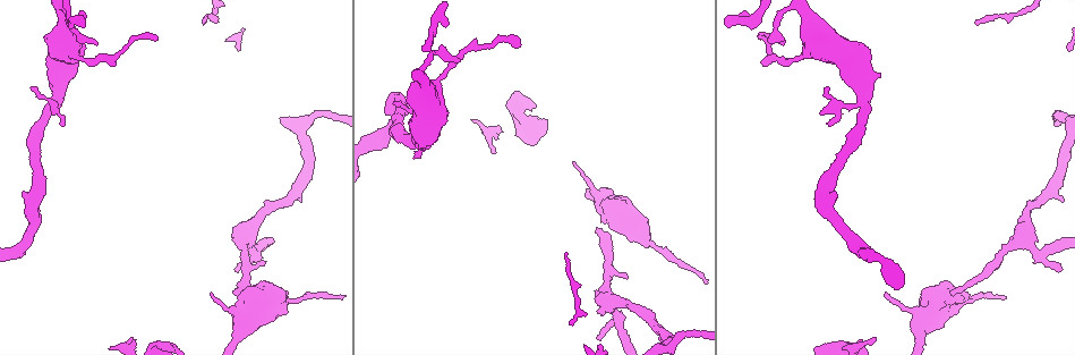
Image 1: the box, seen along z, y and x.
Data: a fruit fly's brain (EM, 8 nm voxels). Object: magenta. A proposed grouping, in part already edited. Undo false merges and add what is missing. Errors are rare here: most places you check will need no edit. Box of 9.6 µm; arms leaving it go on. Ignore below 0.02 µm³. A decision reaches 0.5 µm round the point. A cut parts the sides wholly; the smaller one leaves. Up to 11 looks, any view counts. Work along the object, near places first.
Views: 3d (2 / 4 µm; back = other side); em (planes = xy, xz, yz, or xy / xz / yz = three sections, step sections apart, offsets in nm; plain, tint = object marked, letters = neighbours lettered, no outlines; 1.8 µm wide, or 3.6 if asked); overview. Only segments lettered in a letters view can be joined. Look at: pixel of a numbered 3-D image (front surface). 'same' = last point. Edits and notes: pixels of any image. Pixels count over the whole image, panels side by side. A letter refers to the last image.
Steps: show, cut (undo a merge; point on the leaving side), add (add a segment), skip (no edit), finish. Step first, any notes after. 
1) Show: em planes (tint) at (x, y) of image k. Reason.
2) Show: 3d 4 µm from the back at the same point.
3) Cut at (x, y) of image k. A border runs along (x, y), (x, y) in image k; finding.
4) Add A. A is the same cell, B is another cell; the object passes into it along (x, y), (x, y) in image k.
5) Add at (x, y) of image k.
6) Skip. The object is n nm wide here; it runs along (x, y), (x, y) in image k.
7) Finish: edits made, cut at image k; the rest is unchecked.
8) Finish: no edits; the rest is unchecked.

Show: 3d 4 µm at (458, 60) of image 1. Branch stops here.

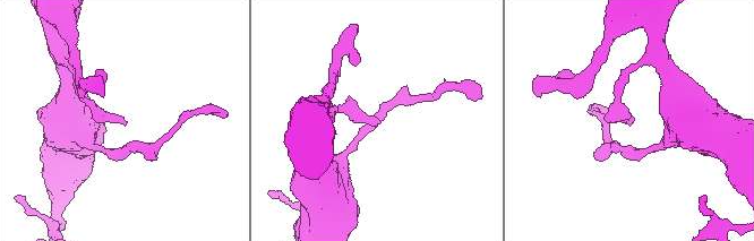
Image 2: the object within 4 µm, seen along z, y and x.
Show: em 3.6 µm yz step 8 (letters) at (127, 122) of image 2.

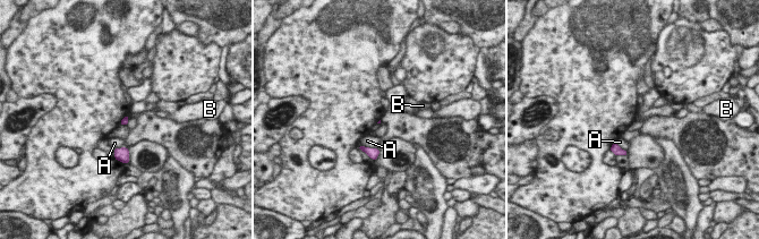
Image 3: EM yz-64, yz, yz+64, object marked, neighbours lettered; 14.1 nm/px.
Skip. A and B are other cells; no lettered segment goes on from it.

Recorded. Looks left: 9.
Show: 3d 4 µm at (572, 163) of image 1. An open end.

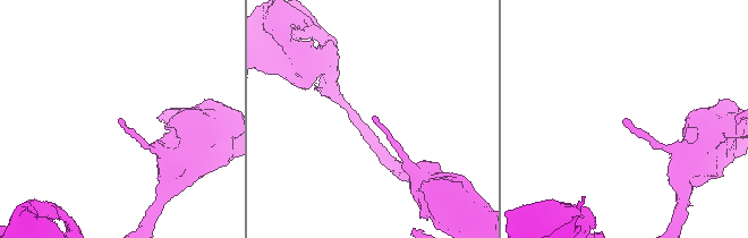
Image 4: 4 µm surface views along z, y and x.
Show: em xy step 4 (tint) at (121, 121) of image 4.

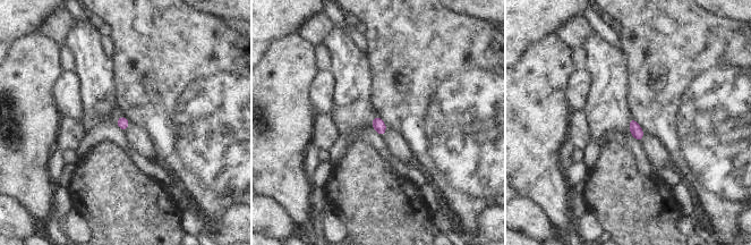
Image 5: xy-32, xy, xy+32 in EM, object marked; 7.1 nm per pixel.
Show: em planes (letters) at the same point. Another direction.

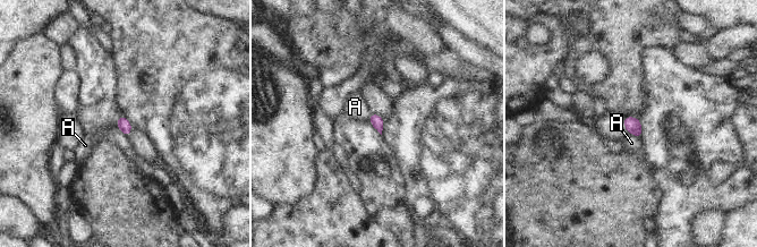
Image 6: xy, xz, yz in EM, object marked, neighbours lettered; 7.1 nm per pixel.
Skip. The object is 80 nm wide here; A is another cell; no lettered segment goes on from it.

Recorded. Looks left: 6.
Show: 3d 2 µm at (951, 294) of image 1. Branch stops here.

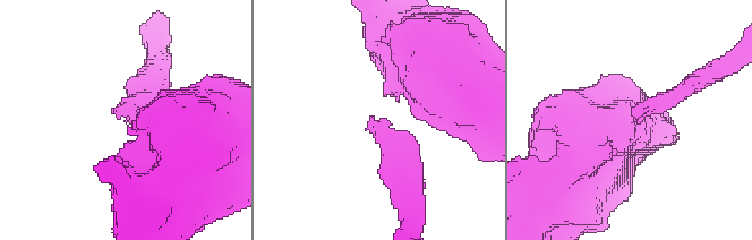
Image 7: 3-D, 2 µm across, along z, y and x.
Show: em planes (letters) at (371, 116) of image 7. Need the tissue.

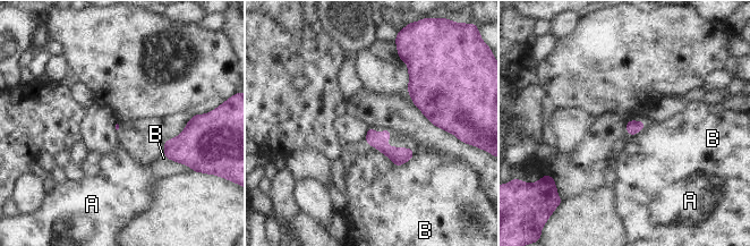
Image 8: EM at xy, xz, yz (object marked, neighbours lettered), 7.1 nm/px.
Skip. A and B are other cells; a border runs along (377, 149), (395, 166), (415, 152) in image 8; no lettered segment goes on from it.

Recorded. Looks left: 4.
Show: em planes (letters) at (626, 278) of image 1. Branch stops here.

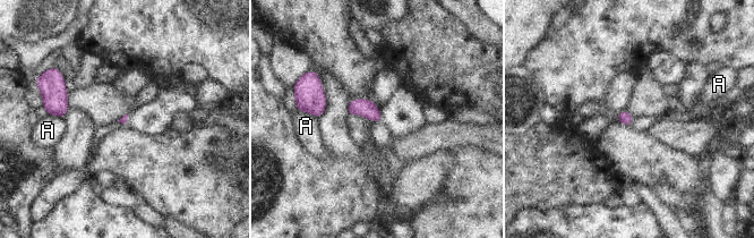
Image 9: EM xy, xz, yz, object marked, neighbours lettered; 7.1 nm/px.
Skip. The longest contact is with A, 150 nm; A is another cell; a border runs along (299, 109), (310, 112), (317, 118) in image 9; no lettered segment goes on from it.

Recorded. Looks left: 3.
Finish: no edits; the rest is unchecked.

